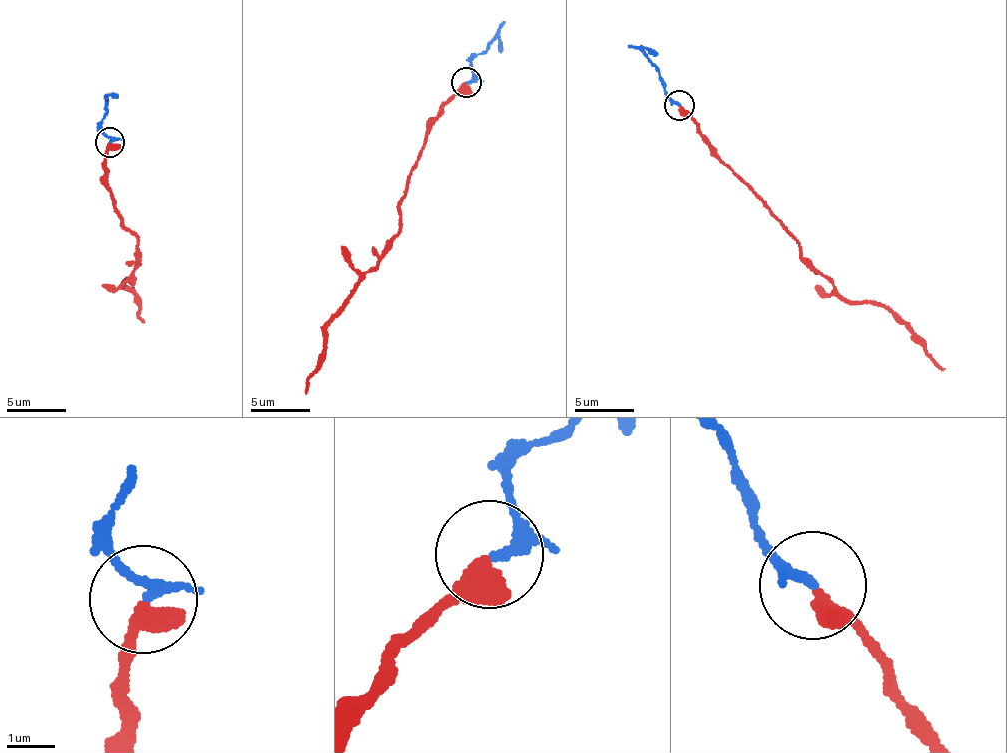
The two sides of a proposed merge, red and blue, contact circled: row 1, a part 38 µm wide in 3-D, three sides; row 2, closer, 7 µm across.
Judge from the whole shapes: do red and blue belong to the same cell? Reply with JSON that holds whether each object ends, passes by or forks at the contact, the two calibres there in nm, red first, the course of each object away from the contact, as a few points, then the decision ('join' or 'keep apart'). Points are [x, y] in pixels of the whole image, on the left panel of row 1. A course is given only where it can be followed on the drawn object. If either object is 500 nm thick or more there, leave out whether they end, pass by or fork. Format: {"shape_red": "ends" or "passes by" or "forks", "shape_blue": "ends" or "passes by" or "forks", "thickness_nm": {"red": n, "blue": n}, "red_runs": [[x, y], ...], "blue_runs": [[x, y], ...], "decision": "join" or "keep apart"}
{"shape_red": "ends", "shape_blue": "passes by", "thickness_nm": {"red": 480, "blue": 140}, "red_runs": [[109, 142], [105, 179], [115, 208], [138, 239], [141, 257], [133, 281], [130, 277], [125, 282], [144, 320]], "blue_runs": [[109, 142], [111, 137], [101, 125], [112, 95], [116, 94]], "decision": "join"}

